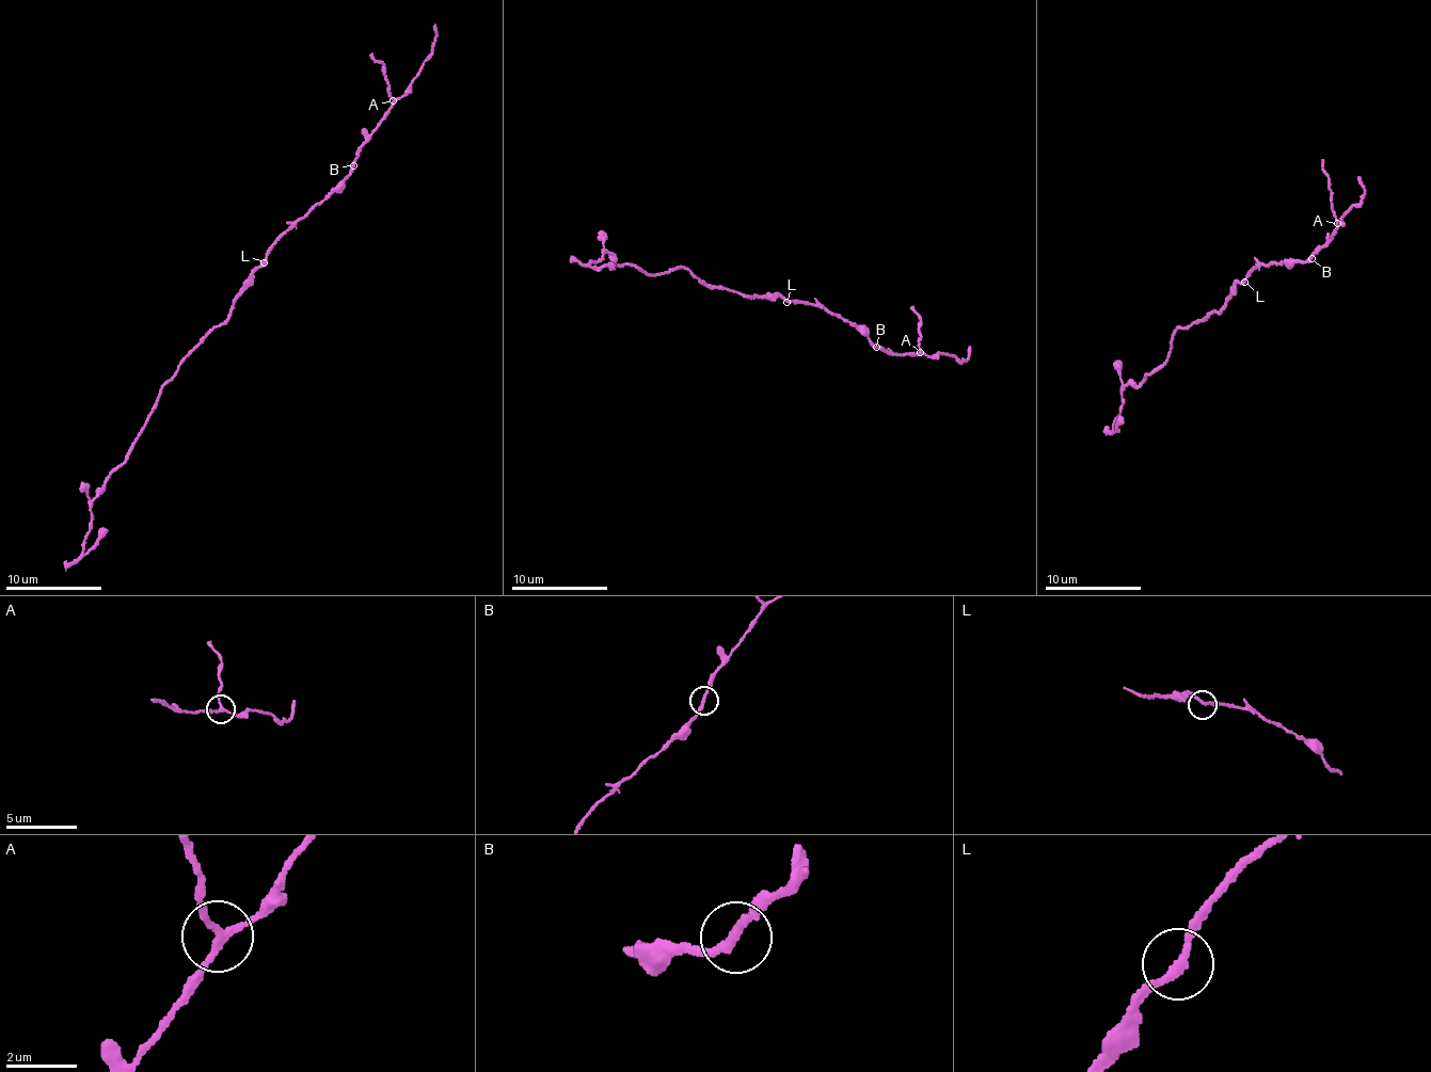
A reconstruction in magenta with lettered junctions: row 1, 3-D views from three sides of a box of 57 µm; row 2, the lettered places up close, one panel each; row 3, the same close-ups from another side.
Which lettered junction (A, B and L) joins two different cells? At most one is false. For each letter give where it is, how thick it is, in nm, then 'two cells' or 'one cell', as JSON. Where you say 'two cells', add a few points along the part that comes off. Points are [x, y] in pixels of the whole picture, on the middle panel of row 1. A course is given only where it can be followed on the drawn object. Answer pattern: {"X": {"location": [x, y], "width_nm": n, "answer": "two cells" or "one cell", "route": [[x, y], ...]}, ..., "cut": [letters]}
{"A": {"location": [920, 352], "width_nm": 170, "answer": "two cells", "route": [[920, 352], [921, 322], [911, 306]]}, "B": {"location": [876, 347], "width_nm": 200, "answer": "one cell"}, "L": {"location": [786, 302], "width_nm": 200, "answer": "one cell"}, "cut": ["A"]}

